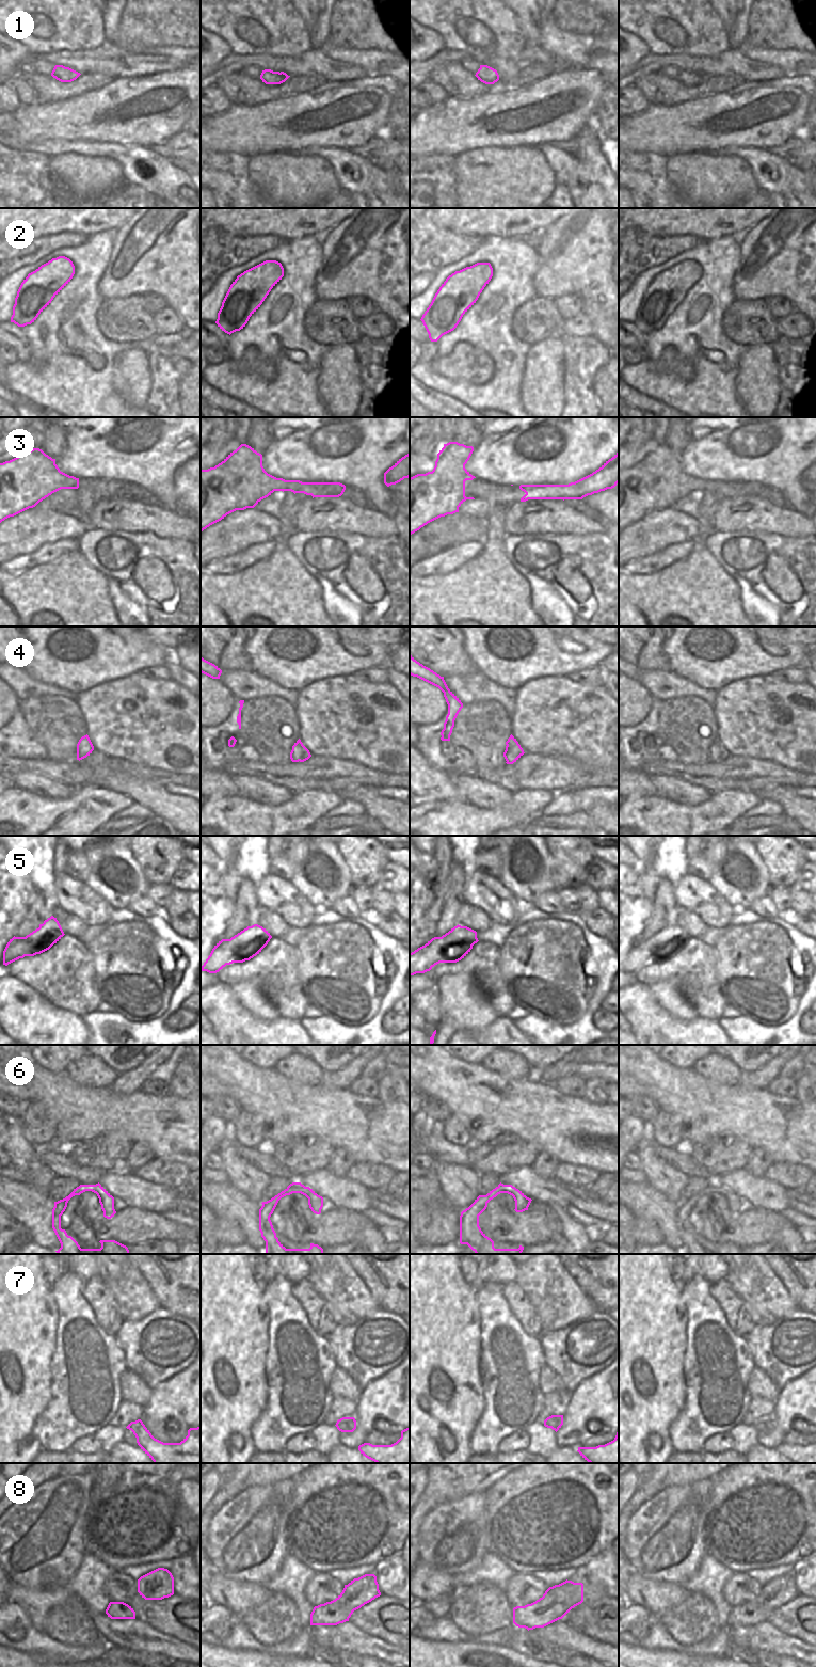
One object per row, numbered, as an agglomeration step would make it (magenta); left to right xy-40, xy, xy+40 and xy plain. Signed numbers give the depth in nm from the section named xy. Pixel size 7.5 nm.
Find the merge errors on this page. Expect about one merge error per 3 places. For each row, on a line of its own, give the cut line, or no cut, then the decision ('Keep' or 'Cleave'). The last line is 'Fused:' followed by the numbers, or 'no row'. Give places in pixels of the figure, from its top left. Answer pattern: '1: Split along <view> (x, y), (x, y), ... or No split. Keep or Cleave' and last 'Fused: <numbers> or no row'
1: No split. Keep
2: No split. Keep
3: Split along xy (290, 480), (287, 490). Cleave
4: Split along xy (305, 747), (299, 760). Cleave
5: Split along xy+40 (472, 945), (446, 941), (443, 945), (444, 962). Cleave
6: No split. Keep
7: No split. Keep
8: No split. Keep
Fused: 3, 4, 5

